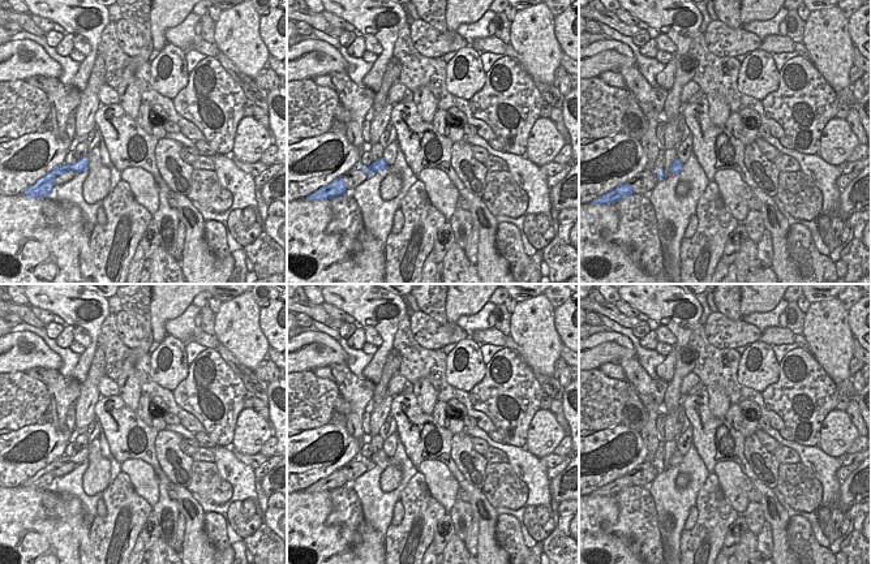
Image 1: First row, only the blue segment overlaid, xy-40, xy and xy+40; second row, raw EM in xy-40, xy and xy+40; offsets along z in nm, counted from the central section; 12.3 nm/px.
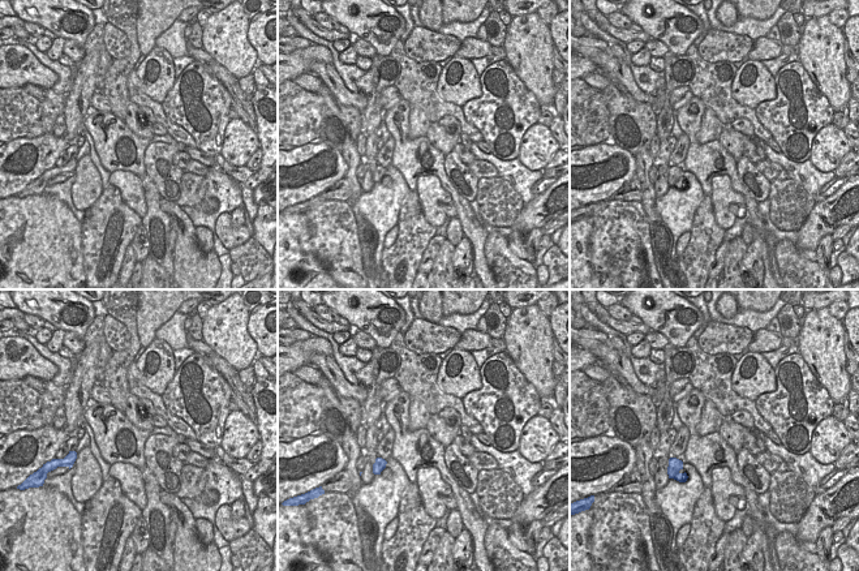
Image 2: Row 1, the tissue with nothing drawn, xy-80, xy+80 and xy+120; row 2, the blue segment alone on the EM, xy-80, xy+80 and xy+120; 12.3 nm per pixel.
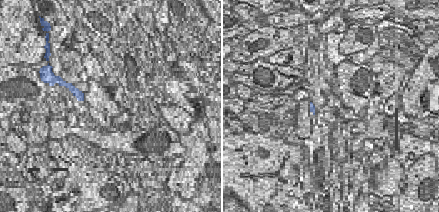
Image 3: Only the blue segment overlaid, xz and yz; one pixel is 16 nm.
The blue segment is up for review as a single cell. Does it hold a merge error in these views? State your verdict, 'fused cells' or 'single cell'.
single cell

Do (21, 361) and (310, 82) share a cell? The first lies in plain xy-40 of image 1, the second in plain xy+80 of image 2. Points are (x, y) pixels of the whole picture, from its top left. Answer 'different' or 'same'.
different

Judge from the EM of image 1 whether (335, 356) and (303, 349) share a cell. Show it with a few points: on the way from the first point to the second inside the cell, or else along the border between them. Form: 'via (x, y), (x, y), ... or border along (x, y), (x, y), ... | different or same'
via (327, 351), (310, 349) | same

